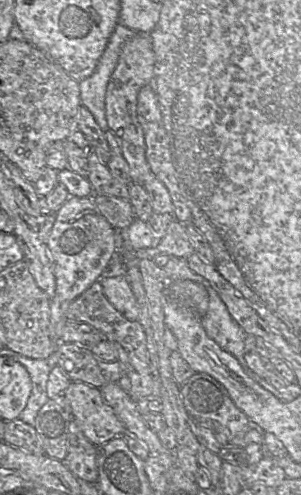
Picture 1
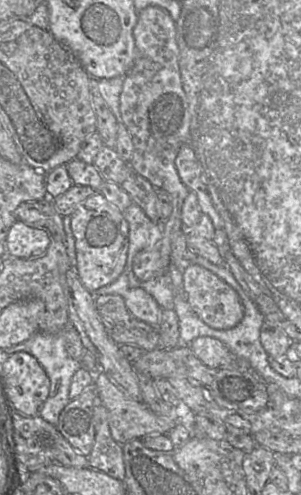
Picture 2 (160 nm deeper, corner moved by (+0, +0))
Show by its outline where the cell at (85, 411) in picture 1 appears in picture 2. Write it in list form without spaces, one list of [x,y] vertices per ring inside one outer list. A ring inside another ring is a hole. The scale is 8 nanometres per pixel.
[[[104,374],[94,375],[94,386],[97,396],[108,413],[109,429],[112,438],[119,444],[125,444],[134,439],[140,439],[148,434],[167,434],[178,423],[179,417],[163,417],[154,414],[142,401],[128,397],[117,388]]]

